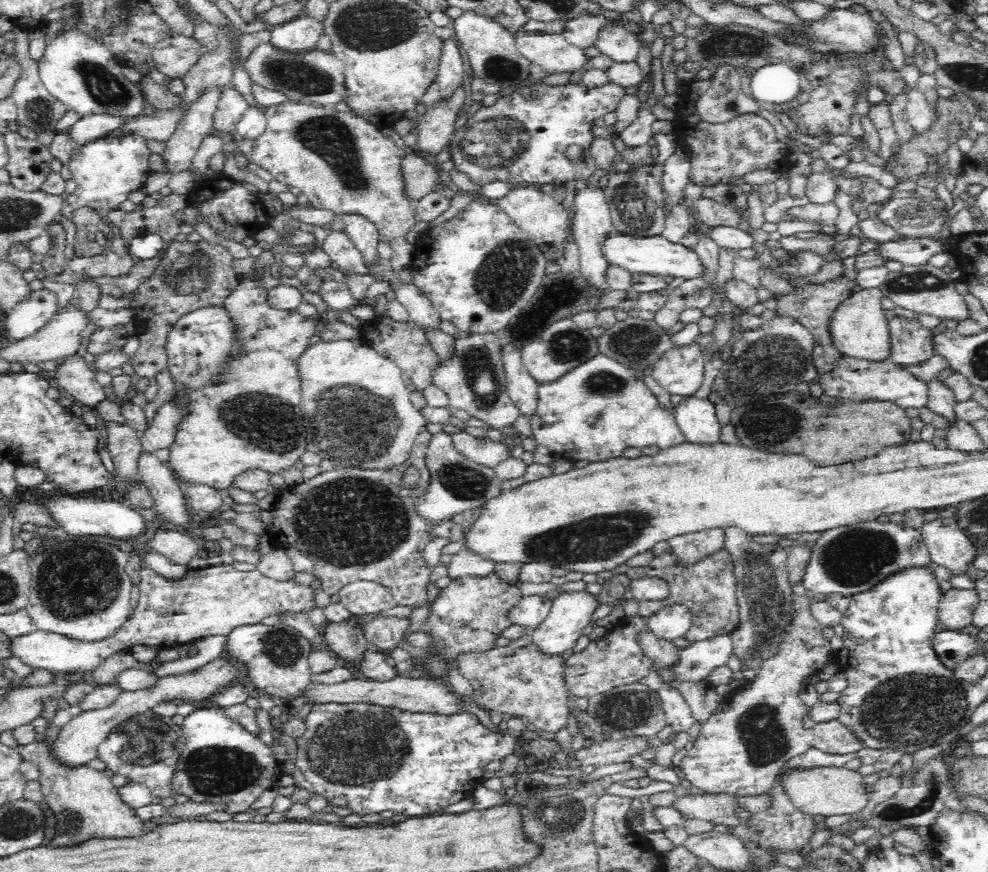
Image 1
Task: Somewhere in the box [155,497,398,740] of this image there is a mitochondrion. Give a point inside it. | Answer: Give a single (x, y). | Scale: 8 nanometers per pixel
(282, 646)

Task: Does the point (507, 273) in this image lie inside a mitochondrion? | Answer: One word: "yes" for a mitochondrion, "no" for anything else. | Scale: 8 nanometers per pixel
yes

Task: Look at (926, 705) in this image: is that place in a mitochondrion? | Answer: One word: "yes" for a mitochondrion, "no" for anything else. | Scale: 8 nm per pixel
yes

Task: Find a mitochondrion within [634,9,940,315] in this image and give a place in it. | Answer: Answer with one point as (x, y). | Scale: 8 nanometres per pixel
(733, 44)

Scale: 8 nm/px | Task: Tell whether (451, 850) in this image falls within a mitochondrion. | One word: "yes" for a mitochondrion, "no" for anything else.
yes

